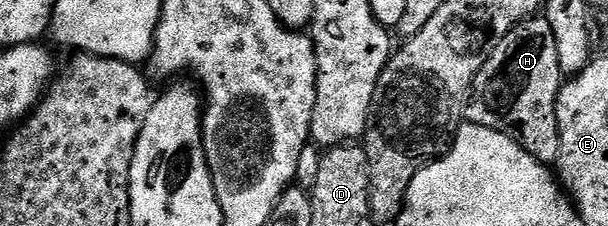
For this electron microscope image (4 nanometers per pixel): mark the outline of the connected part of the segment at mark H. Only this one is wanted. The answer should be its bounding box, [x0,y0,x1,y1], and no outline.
[467,16,563,164]

